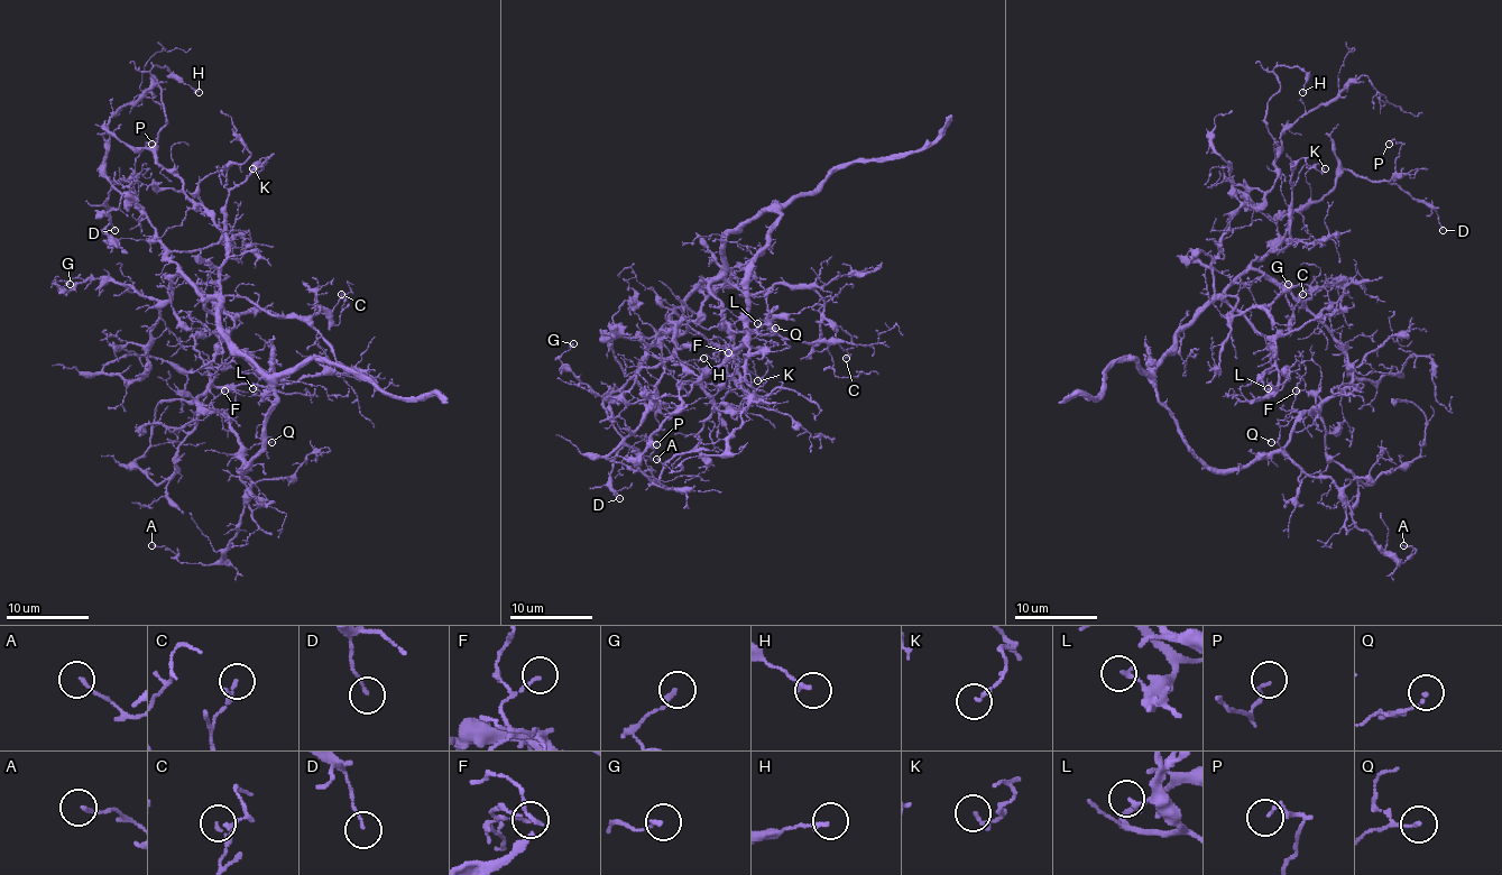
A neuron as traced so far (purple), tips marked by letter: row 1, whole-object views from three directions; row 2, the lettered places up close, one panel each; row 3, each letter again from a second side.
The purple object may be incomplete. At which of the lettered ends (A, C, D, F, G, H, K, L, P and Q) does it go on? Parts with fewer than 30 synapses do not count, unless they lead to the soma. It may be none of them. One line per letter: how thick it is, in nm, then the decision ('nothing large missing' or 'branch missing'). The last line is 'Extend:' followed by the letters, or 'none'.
A: 140 nm | nothing large missing
C: 120 nm | nothing large missing
D: 120 nm | nothing large missing
F: 100 nm | nothing large missing
G: 160 nm | nothing large missing
H: 160 nm | nothing large missing
K: 130 nm | nothing large missing
L: 190 nm | nothing large missing
P: 110 nm | nothing large missing
Q: 120 nm | nothing large missing
Extend: none

